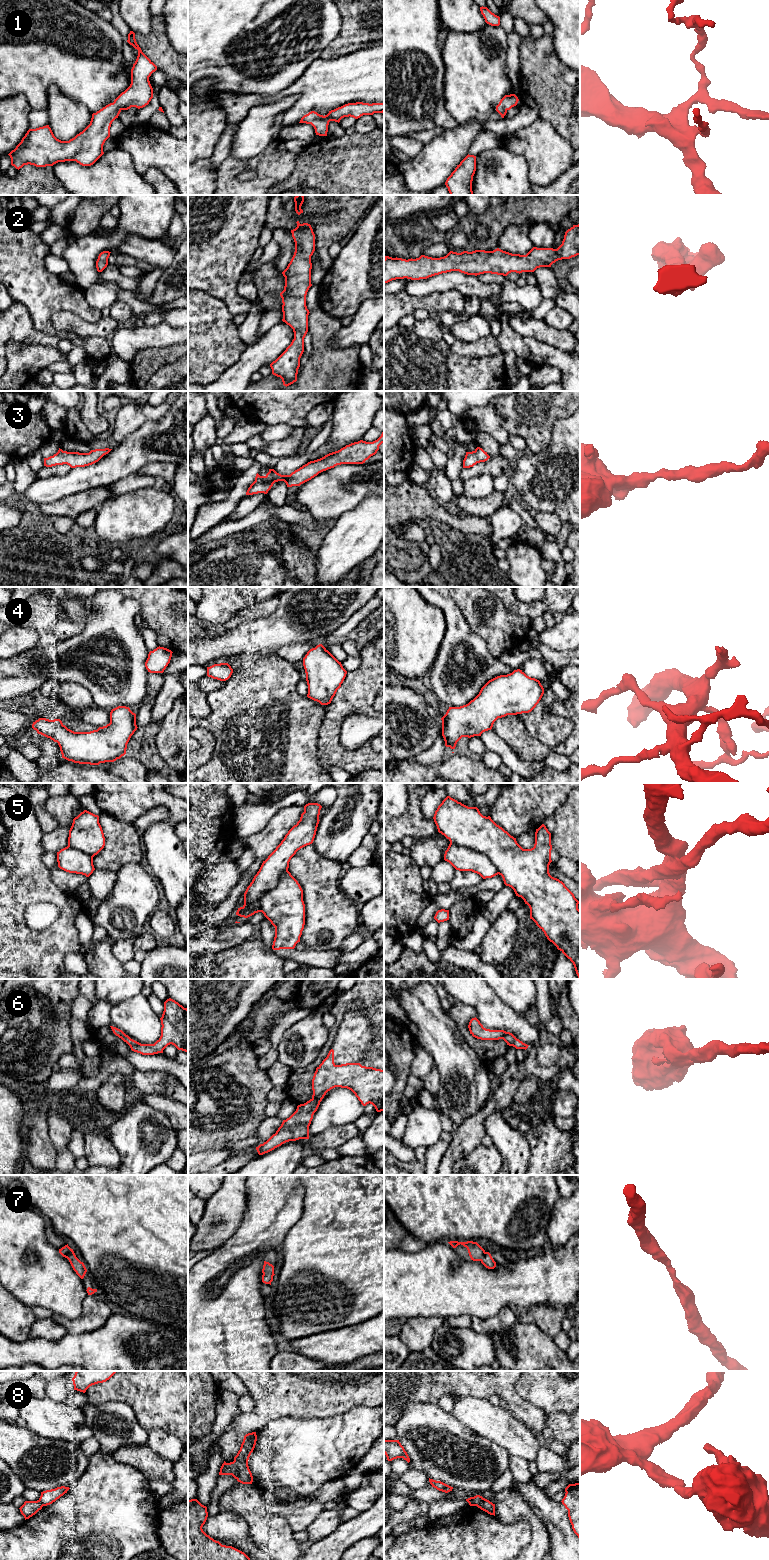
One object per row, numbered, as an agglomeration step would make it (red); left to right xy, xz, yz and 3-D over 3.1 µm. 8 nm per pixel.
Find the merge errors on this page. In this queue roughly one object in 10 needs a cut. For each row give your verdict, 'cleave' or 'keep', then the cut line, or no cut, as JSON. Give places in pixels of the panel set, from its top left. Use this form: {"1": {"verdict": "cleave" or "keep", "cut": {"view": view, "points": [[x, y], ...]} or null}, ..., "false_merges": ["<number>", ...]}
{"1": {"verdict": "keep", "cut": null}, "2": {"verdict": "keep", "cut": null}, "3": {"verdict": "keep", "cut": null}, "4": {"verdict": "keep", "cut": null}, "5": {"verdict": "keep", "cut": null}, "6": {"verdict": "keep", "cut": null}, "7": {"verdict": "keep", "cut": null}, "8": {"verdict": "cleave", "cut": {"view": "xz", "points": [[233, 1461], [237, 1471], [237, 1478]]}}, "false_merges": ["8"]}

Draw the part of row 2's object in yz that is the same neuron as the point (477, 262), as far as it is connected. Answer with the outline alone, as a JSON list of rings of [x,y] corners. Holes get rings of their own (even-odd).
[[[580,224],[573,225],[565,232],[562,244],[557,249],[533,247],[526,255],[512,254],[497,248],[493,251],[450,251],[440,258],[421,255],[406,260],[385,256],[384,284],[404,278],[427,279],[451,271],[475,276],[484,273],[507,276],[511,272],[534,272],[537,268],[551,267],[558,260],[577,255],[580,255]]]

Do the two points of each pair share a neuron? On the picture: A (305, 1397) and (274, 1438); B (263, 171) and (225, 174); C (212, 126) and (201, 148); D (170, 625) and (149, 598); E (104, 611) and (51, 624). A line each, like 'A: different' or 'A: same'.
A: different
B: same
C: same
D: same
E: different

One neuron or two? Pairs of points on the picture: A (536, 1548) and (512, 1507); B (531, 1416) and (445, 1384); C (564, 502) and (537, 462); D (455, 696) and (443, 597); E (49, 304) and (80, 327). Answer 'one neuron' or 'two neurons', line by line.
A: one neuron
B: one neuron
C: one neuron
D: one neuron
E: two neurons

